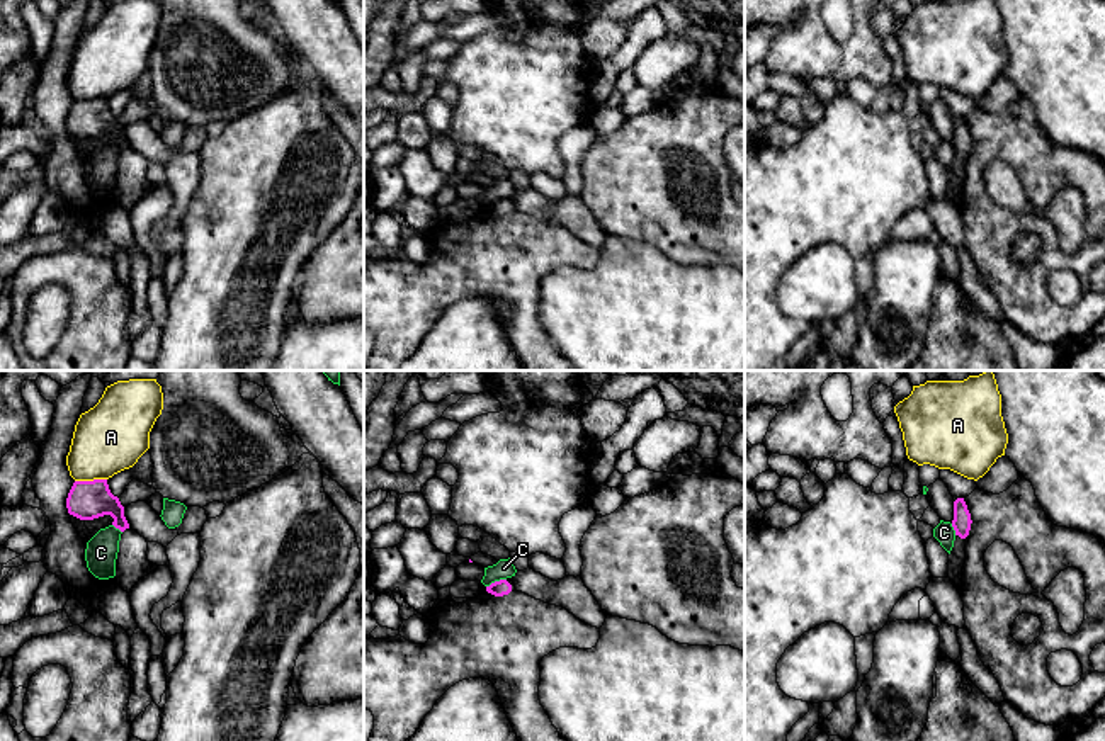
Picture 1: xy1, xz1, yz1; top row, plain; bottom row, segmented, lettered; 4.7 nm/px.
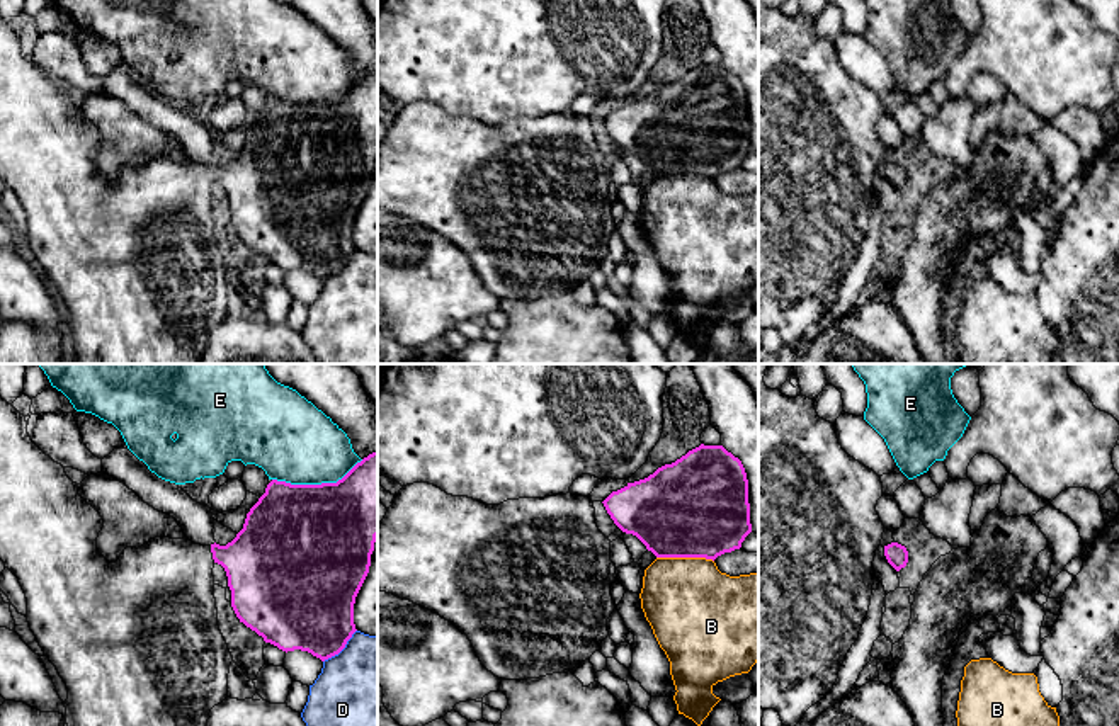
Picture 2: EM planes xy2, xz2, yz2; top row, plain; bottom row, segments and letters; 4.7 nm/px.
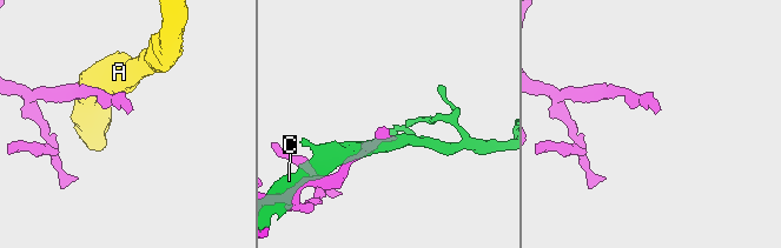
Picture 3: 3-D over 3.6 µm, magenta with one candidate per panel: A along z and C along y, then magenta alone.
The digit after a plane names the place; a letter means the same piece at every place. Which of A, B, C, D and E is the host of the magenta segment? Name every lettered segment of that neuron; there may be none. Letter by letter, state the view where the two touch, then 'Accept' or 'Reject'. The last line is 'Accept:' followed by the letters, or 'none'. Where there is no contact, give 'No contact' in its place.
A: Touches magenta in xy1. Reject
B: Touches magenta in xz2. Reject
C: Touches magenta in xz1. Reject
D: Touches magenta in xy2. Reject
E: Touches magenta in xy2. Reject
Accept: none

